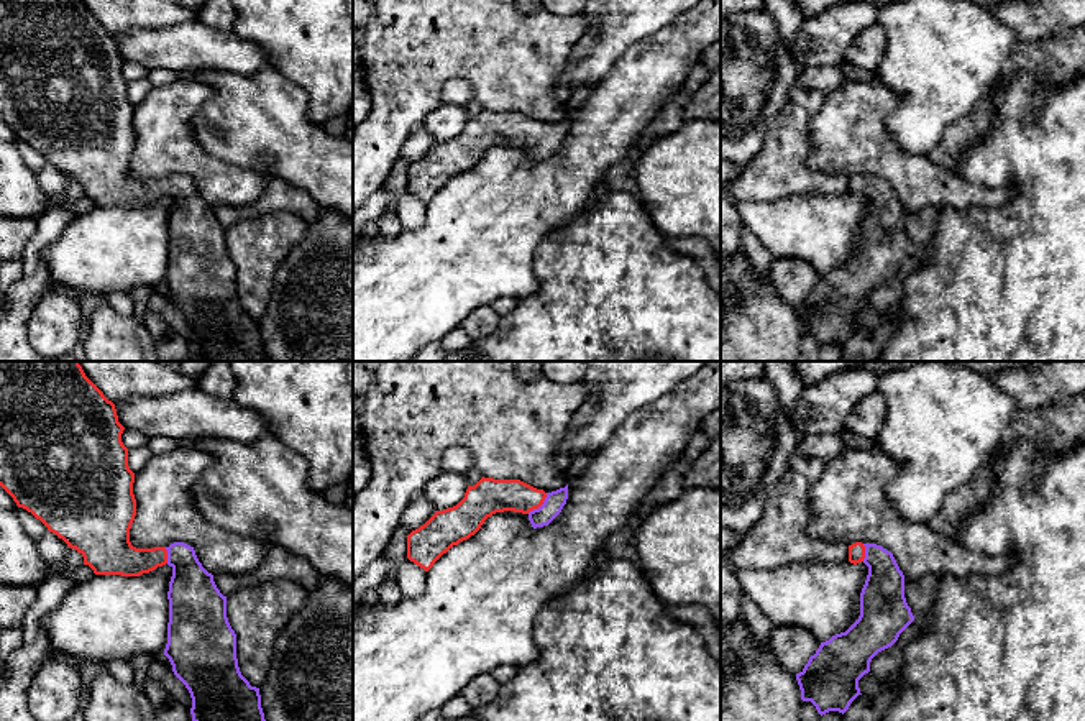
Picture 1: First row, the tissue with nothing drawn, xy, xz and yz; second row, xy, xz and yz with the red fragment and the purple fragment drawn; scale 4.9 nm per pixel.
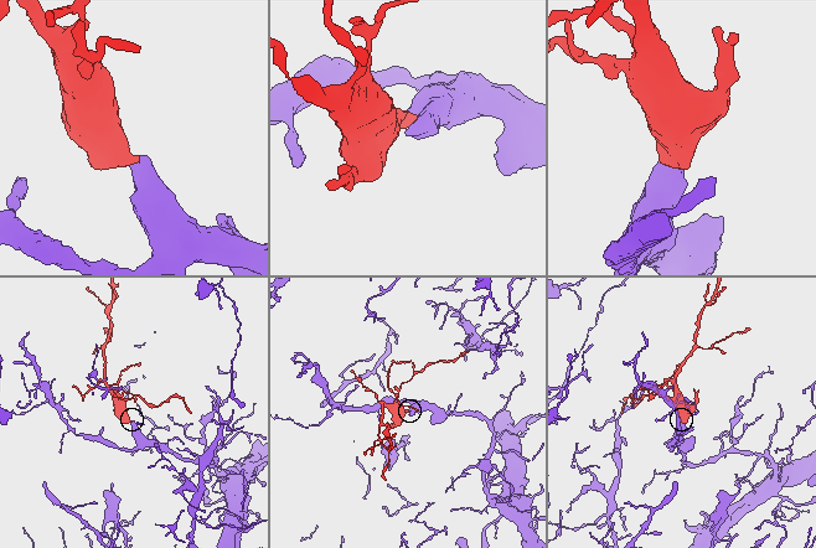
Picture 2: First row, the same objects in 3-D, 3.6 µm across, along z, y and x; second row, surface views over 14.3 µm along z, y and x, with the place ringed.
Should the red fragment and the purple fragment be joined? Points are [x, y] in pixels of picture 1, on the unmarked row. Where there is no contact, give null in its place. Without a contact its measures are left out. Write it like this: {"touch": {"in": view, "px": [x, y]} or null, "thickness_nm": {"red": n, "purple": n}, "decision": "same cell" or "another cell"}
{"touch": {"in": "xz", "px": [539, 138]}, "thickness_nm": {"red": 170, "purple": 100}, "decision": "same cell"}

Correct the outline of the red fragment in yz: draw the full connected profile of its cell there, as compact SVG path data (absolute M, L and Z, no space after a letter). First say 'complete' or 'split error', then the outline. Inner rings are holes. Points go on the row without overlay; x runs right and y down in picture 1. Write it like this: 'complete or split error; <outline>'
split error; M855 174L849 177L849 194L868 199L860 248L845 264L821 274L796 305L801 332L811 333L821 348L849 342L862 327L858 312L870 304L872 291L891 279L914 253L904 230L904 207L891 184L877 176Z

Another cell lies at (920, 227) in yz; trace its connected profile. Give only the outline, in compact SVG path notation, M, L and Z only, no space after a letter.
M927 207L916 214L904 212L904 230L914 251L927 246L937 232L939 217L941 210L936 207Z

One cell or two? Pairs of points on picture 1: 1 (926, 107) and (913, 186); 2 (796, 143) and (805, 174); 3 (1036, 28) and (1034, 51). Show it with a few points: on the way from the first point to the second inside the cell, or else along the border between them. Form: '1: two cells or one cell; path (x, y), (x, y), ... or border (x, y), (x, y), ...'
1: two cells; border (888, 128), (893, 140), (903, 150), (924, 155)
2: one cell; path (796, 151), (796, 166)
3: two cells; border (1067, 28), (1036, 40), (1020, 41)

